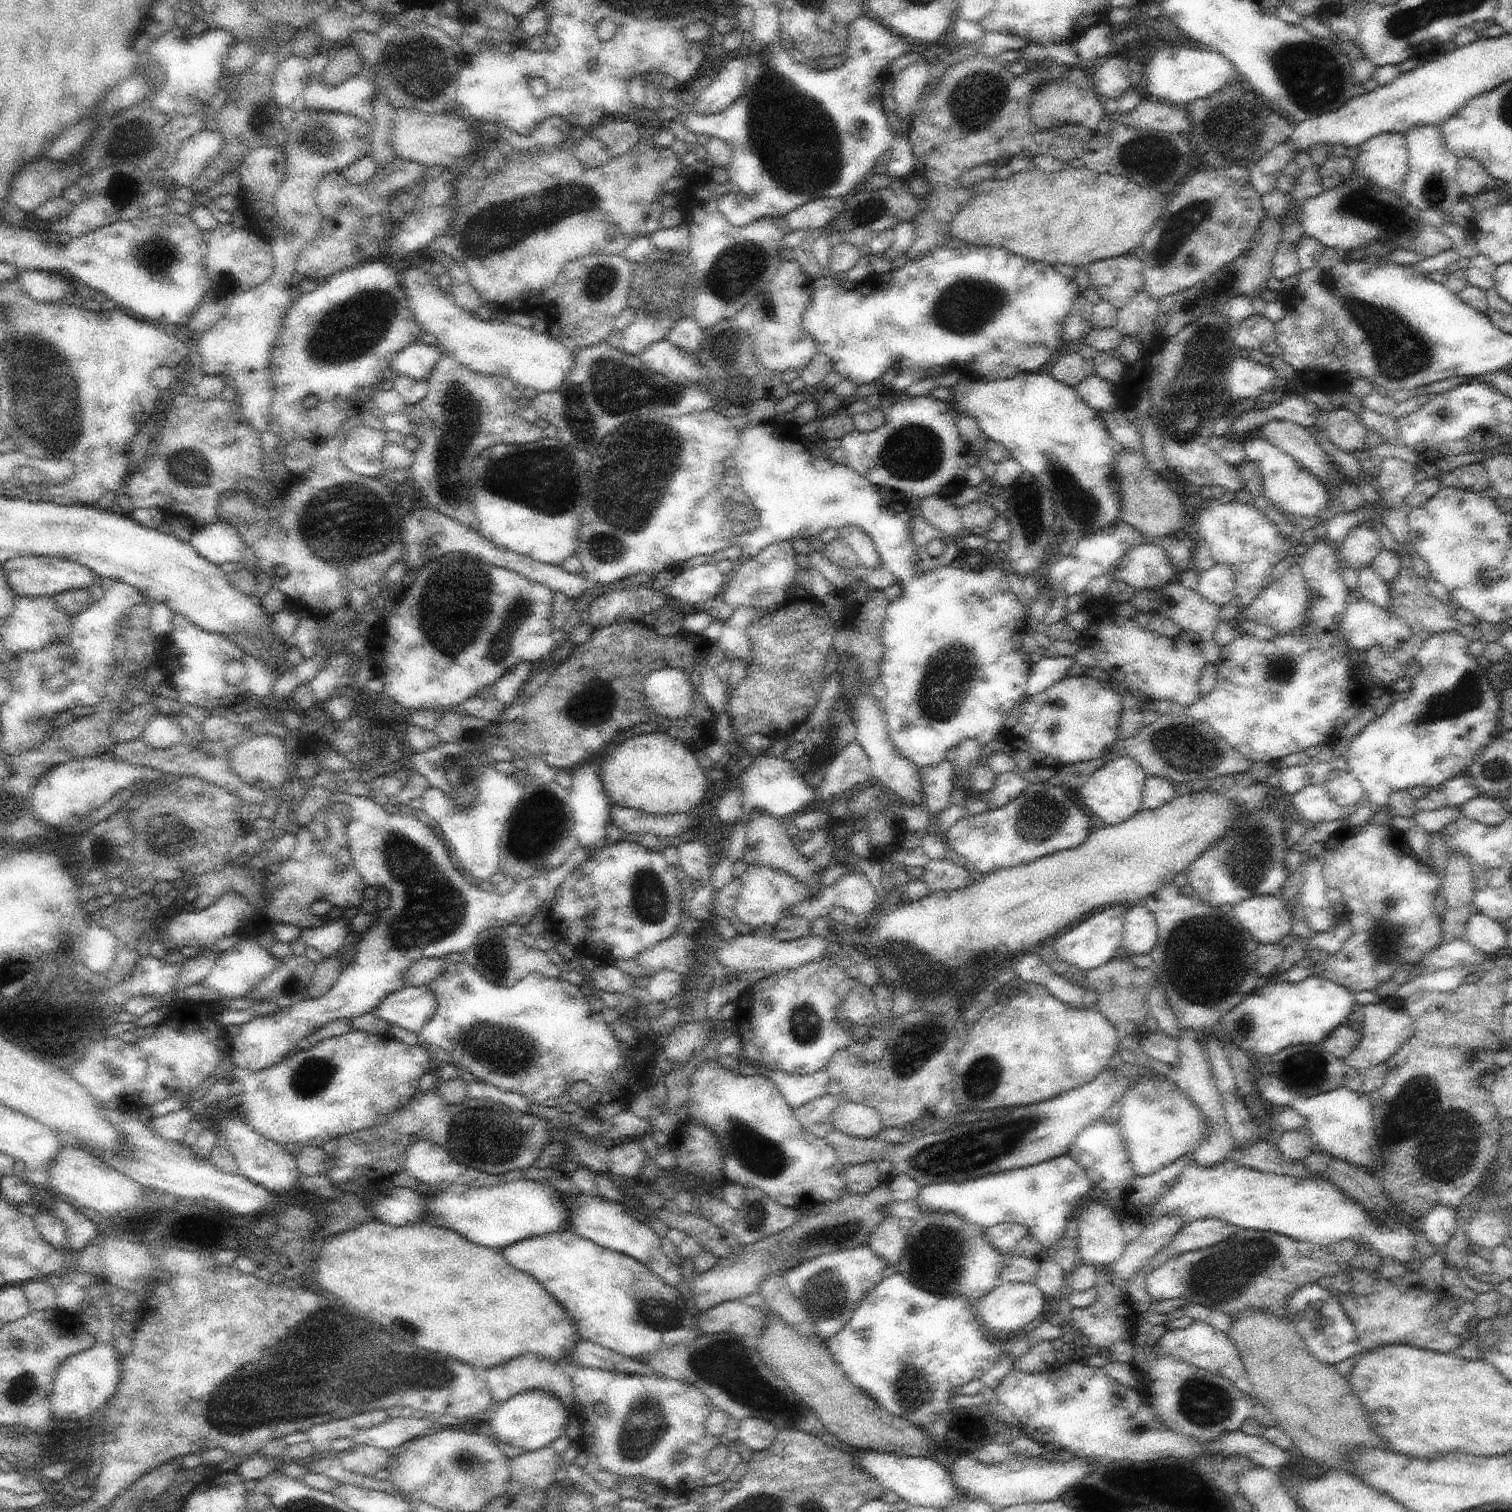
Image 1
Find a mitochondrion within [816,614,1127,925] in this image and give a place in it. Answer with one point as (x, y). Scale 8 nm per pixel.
(950, 674)

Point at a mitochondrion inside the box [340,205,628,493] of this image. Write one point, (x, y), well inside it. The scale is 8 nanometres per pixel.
(461, 423)

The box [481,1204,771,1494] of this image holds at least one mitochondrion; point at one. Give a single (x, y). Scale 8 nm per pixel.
(649, 1419)

